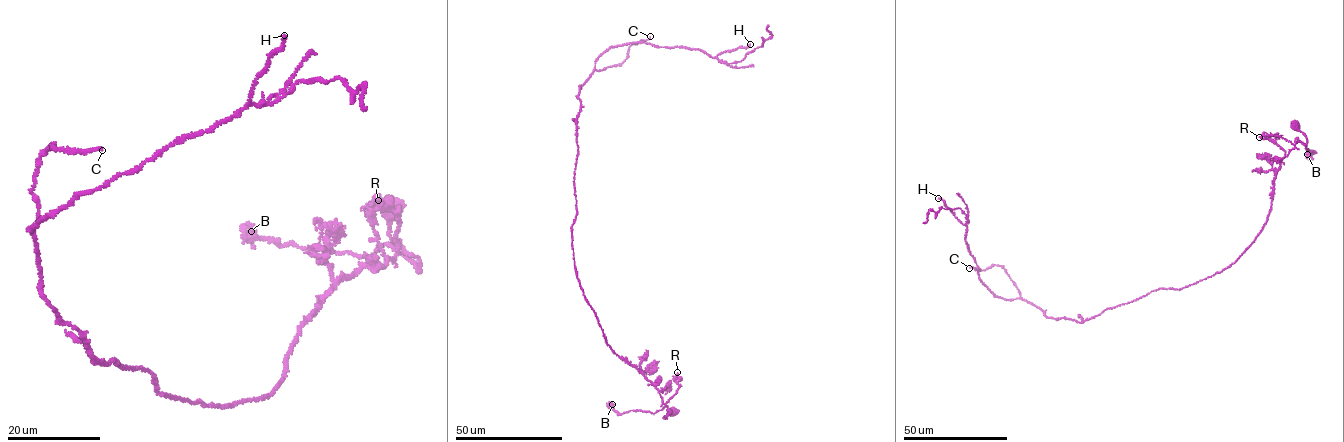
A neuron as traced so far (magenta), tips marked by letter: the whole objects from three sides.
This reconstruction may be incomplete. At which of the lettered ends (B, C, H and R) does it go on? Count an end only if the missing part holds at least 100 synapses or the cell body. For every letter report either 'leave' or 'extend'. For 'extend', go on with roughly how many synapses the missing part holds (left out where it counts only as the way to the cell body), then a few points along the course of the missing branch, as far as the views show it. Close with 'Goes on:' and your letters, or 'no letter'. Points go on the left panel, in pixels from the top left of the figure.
B: leave
C: extend; 190 synapses; course (102, 150), (157, 179), (219, 183), (249, 173), (293, 143), (323, 141), (333, 162), (320, 181), (326, 199)
H: leave
R: leave
Goes on: C

